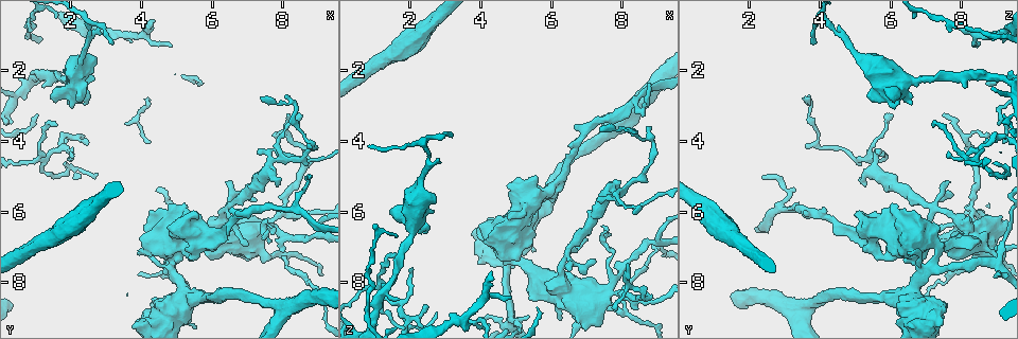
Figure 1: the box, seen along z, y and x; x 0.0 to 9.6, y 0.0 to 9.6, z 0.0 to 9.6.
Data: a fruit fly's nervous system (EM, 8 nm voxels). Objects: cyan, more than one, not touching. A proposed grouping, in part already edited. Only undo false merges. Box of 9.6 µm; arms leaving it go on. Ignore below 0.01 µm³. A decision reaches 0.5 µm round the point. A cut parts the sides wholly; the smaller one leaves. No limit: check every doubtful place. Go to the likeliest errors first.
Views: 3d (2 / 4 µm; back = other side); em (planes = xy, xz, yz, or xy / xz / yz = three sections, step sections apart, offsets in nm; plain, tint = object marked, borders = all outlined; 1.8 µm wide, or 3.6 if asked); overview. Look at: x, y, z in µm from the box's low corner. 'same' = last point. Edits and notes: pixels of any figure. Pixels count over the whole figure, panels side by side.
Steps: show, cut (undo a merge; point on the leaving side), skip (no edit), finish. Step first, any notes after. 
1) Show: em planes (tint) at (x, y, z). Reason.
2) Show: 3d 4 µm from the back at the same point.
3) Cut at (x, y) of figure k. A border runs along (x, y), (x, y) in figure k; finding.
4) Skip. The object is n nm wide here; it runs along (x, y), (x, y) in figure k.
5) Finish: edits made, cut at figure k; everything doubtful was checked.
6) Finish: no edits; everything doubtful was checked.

Show: em planes (tint) at (7.70, 4.45, 5.65). Thin arm on a thick one.

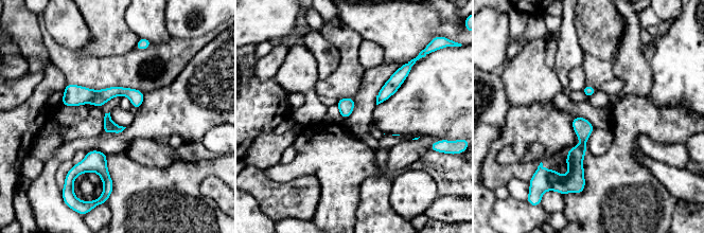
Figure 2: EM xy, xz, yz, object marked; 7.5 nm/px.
Skip. The object is 100 nm wide here; one cell here.

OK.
Show: em 3.6 µm planes (tint) at (5.90, 6.80, 7.95). Abrupt turn.

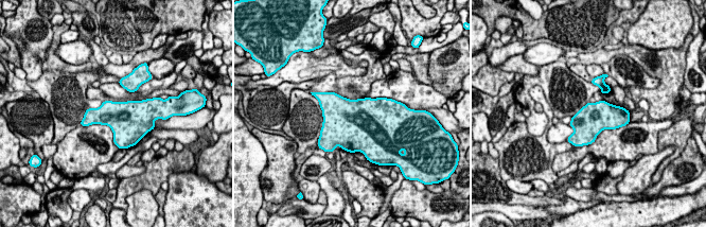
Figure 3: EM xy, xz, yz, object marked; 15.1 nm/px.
Skip. Continuous, no second cell.

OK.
Show: 3d 4 µm at (1.25, 4.45, 8.35). Sharp bend.

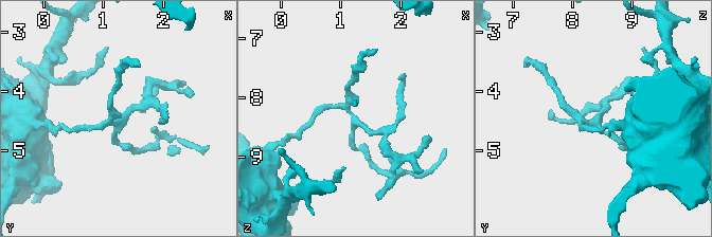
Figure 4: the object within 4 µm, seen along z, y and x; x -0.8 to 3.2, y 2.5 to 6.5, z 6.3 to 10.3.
Show: em planes (tint) at (1.20, 4.50, 8.35). Shape alone is not enough.

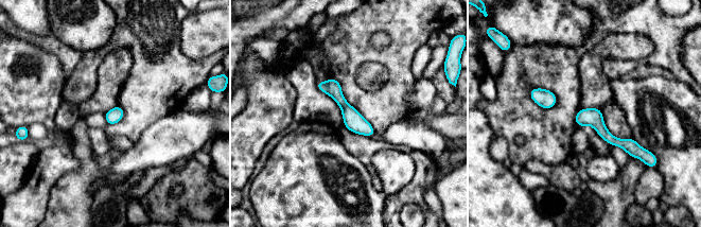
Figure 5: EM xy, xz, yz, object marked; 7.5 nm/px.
Skip. The object is 120 nm wide here; it runs along (319, 84), (328, 87), (371, 132) in figure 5; continuous, no second cell.

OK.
Show: 3d 4 µm at (4.80, 7.65, 7.05). Small branch off a trunk.

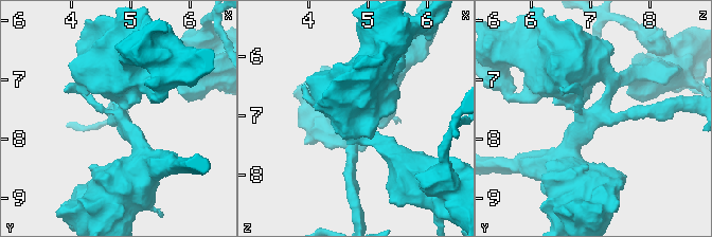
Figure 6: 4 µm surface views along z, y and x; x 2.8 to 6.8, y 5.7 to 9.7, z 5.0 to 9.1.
Show: em planes (tint) at (4.85, 7.65, 7.05). 3 arms meet here; the arms are 200, 300, 650 nm wide.

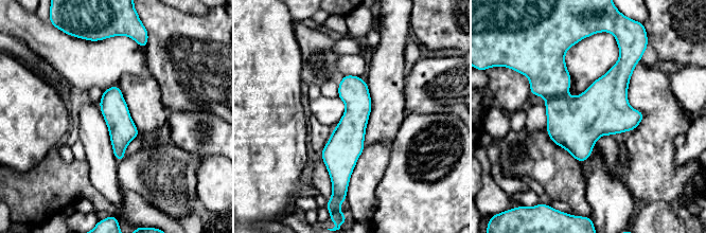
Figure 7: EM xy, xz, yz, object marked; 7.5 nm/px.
Skip. It runs along (351, 77), (340, 180) in figure 7; one cell here.

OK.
Show: em 3.6 µm planes (plain) at (5.65, 6.55, 5.45). Four-way junction.

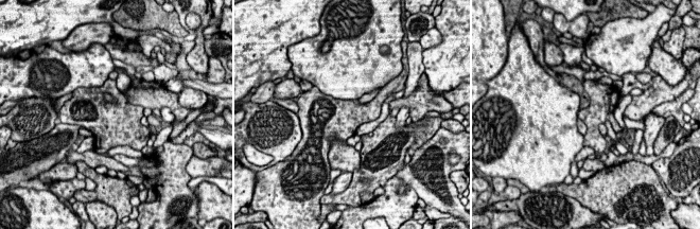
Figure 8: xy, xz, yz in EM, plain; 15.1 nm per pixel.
Show: em 3.6 µm planes (borders) at the same point.

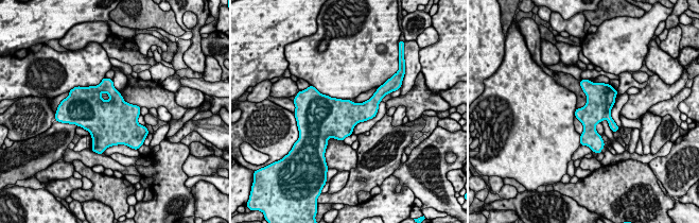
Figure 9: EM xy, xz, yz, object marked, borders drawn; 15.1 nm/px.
Skip. Continuous, no second cell.

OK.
Show: em 3.6 µm planes (tint) at (7.95, 8.70, 3.40). Abrupt turn.

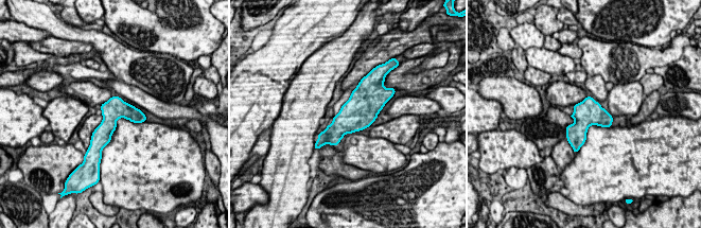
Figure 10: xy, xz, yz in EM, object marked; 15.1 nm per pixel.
Skip. Continuous, no second cell.

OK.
Finish: no edits; everything doubtful was checked.

